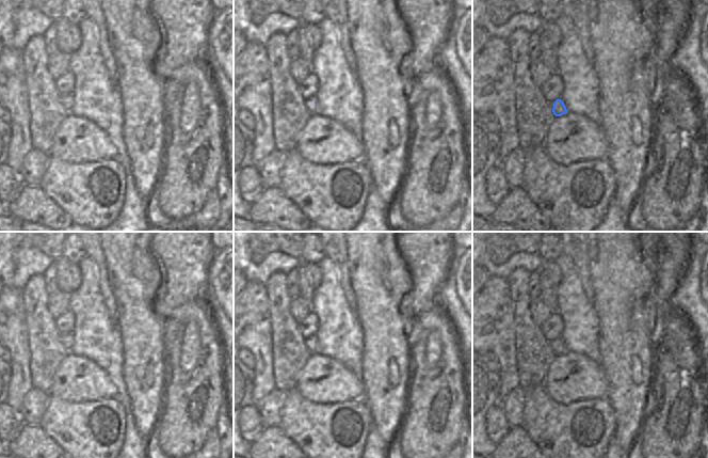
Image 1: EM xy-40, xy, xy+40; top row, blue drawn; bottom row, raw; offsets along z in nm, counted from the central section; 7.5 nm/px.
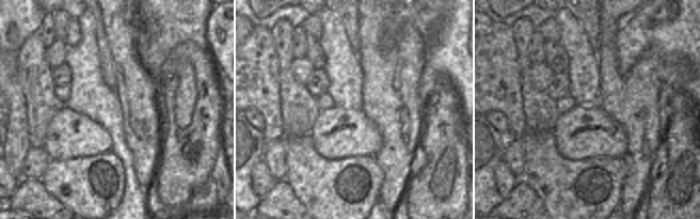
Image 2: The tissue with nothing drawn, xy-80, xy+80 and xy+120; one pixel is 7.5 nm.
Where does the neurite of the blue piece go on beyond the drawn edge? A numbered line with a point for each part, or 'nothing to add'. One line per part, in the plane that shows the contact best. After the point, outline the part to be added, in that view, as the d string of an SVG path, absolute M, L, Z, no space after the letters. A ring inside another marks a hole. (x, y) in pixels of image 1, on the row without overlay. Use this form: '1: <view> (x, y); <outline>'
nothing to add

